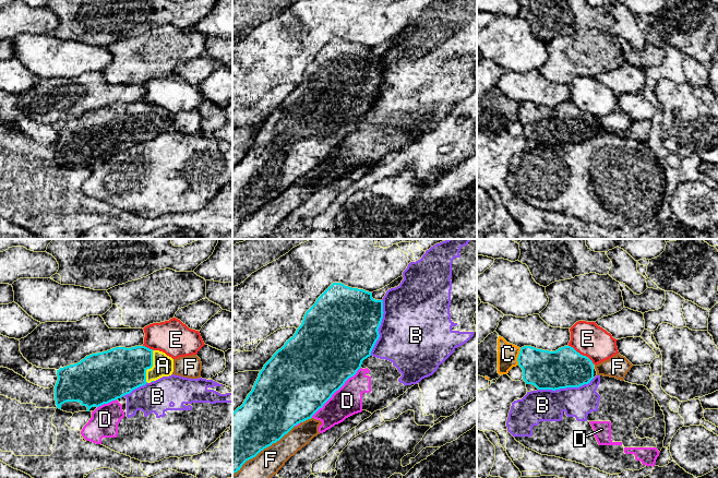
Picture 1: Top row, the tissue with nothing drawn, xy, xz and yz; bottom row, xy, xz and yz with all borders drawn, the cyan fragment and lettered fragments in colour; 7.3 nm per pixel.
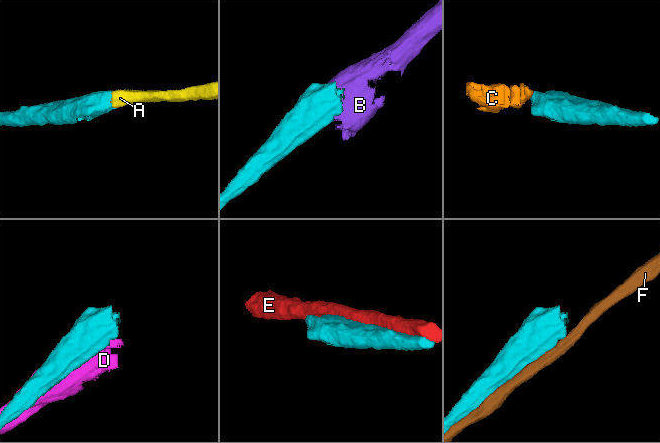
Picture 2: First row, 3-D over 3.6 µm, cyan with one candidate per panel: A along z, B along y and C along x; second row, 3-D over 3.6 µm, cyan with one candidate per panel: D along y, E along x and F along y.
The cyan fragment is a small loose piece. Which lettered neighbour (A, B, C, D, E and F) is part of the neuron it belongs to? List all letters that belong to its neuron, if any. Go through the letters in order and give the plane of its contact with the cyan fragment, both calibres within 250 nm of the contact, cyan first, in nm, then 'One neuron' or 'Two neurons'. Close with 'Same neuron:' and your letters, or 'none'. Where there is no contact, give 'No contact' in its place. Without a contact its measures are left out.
A: Touches cyan in xy. Thickness 340 nm (cyan) against 160 nm. One neuron
B: Touches cyan in yz. Thickness 280 nm (cyan) against 240 nm. Two neurons
C: Touches cyan in yz. Thickness 280 nm (cyan) against 160 nm. Two neurons
D: Touches cyan in xz. Thickness 500 nm (cyan) against 220 nm. Two neurons
E: Touches cyan in yz. Thickness 280 nm (cyan) against 240 nm. Two neurons
F: Touches cyan in xz. Thickness 400 nm (cyan) against 220 nm. Two neurons
Same neuron: A

